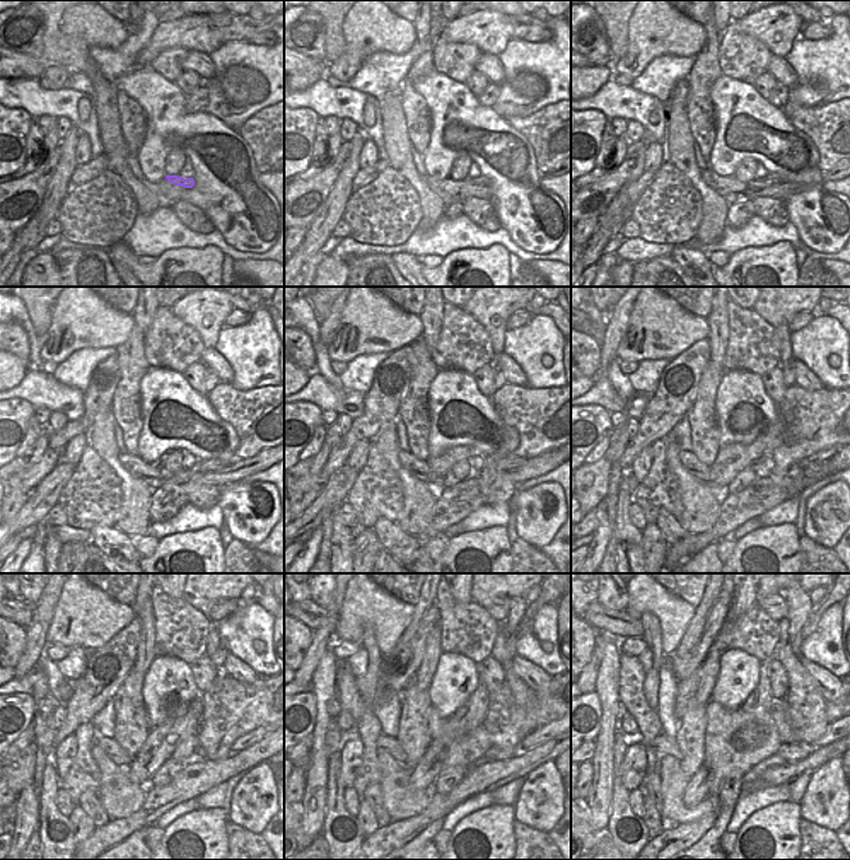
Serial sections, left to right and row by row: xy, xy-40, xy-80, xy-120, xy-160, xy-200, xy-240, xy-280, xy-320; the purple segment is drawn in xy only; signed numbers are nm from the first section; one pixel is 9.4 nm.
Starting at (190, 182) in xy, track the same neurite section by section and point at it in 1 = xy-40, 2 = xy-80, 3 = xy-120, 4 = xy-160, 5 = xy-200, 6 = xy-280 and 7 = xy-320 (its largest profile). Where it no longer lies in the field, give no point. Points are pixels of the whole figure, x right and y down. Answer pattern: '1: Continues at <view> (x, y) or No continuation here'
1: Continues at xy-40 (481, 181)
2: Continues at xy-80 (773, 178)
3: Continues at xy-120 (200, 465)
4: Continues at xy-160 (506, 463)
5: Continues at xy-200 (825, 454)
6: Continues at xy-280 (544, 733)
7: Continues at xy-320 (831, 735)

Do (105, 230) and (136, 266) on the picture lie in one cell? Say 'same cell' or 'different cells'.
different cells

